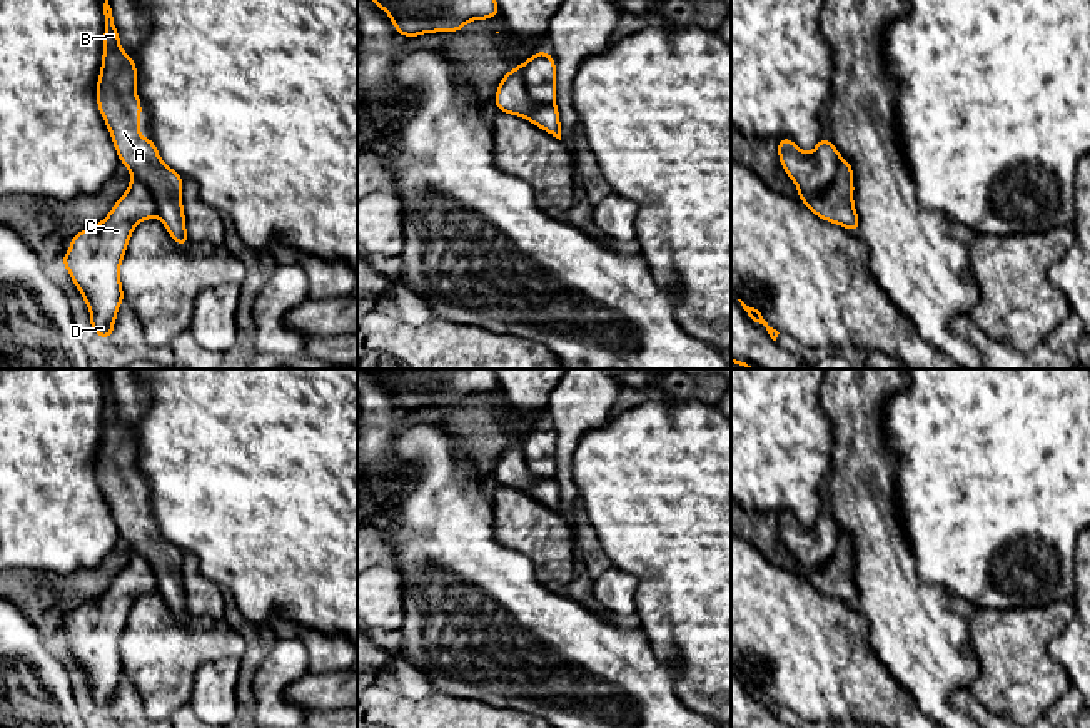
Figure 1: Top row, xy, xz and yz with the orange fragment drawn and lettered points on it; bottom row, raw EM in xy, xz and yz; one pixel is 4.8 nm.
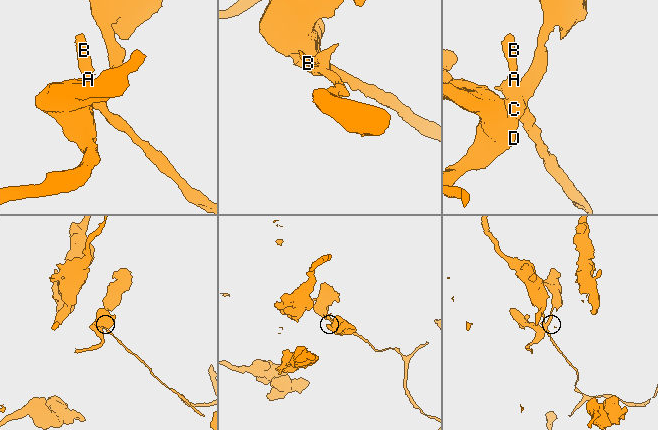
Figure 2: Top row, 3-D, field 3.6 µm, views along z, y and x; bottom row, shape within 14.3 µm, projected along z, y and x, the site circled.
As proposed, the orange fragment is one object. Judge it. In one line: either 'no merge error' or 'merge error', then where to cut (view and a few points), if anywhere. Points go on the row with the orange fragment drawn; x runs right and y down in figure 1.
merge error; cut yz (840, 157), (832, 181), (822, 191), (800, 197)

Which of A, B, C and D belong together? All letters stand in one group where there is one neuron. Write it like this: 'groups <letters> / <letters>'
groups A B / C D

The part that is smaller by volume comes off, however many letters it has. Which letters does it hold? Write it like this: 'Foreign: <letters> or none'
Foreign: A, B

